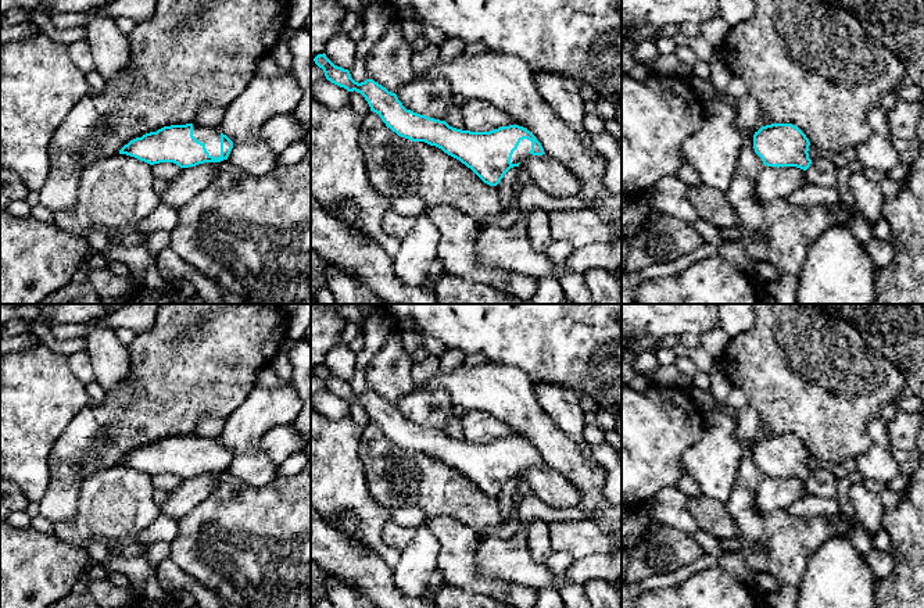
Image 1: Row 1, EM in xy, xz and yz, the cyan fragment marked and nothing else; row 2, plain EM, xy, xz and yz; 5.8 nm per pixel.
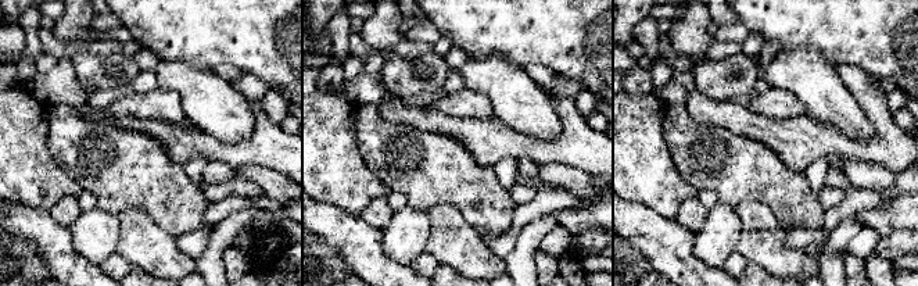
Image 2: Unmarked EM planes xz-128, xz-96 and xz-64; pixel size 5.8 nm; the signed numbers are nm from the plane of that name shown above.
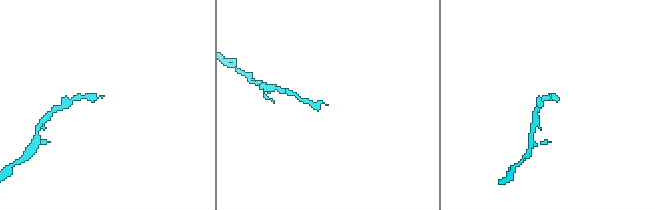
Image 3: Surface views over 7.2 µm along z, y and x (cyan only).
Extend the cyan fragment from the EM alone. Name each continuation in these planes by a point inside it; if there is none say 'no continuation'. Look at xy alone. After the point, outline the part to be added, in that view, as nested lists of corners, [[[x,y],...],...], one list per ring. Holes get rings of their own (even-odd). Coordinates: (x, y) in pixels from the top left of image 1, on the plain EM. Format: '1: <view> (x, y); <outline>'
1: xy (210, 446); [[[193,436],[193,447],[205,455],[209,466],[216,469],[221,466],[221,443],[218,437]]]

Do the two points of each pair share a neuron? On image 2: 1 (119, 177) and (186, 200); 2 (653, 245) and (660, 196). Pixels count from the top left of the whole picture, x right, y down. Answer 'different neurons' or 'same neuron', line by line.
1: same neuron
2: different neurons

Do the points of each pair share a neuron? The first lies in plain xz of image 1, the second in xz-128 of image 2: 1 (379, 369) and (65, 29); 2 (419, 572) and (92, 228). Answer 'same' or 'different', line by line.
1: same
2: same

